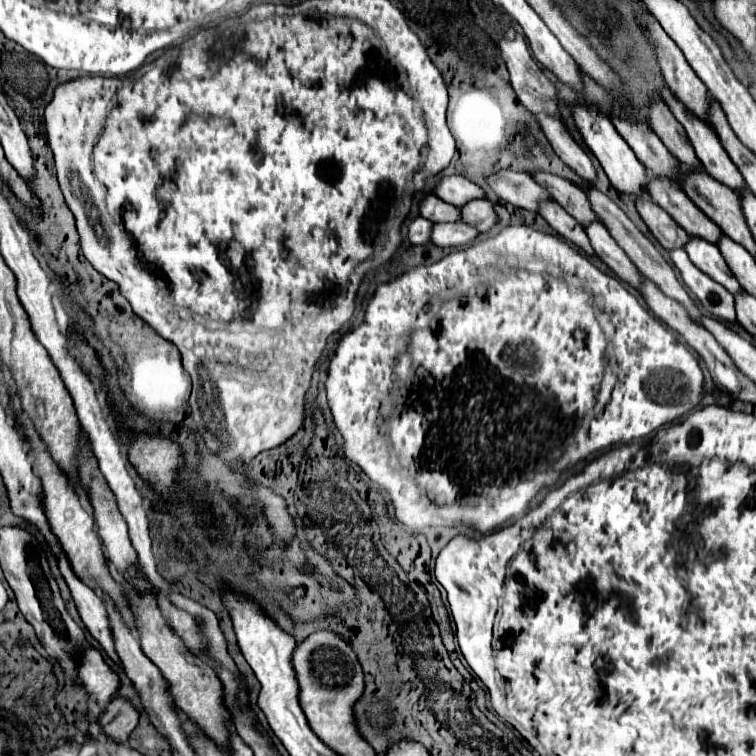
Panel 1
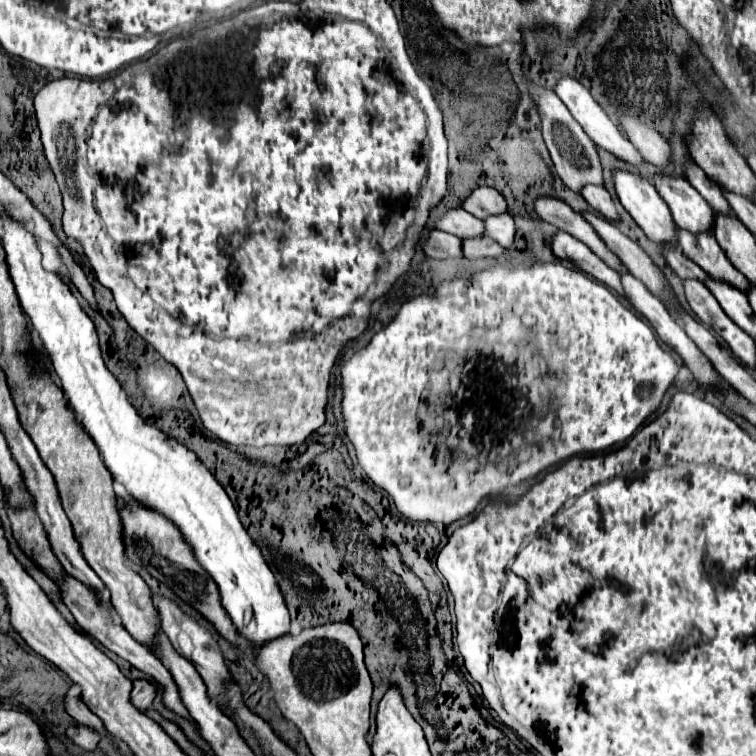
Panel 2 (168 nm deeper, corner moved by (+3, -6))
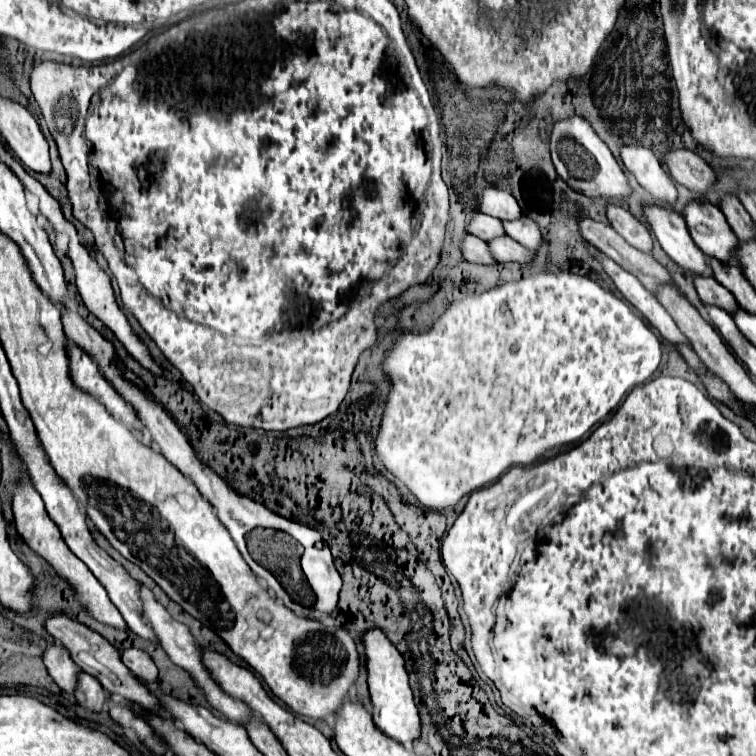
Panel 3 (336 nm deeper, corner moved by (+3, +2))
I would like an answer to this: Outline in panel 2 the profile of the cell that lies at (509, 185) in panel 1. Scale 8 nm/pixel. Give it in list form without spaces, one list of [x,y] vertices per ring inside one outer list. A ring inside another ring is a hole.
[[[539,196],[535,200],[535,212],[541,220],[557,226],[559,230],[565,230],[569,234],[573,234],[577,240],[585,242],[601,260],[605,260],[611,268],[613,264],[617,264],[617,258],[613,256],[613,252],[609,252],[605,248],[605,244],[601,244],[601,238],[597,236],[597,232],[593,232],[593,228],[589,228],[589,224],[585,222],[585,218],[581,218],[579,212],[571,210],[569,204],[565,204],[559,198],[551,198],[551,196]]]

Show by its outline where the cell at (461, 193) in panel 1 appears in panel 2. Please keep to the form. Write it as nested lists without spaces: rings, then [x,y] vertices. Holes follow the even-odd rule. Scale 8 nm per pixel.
[[[481,186],[481,188],[475,188],[463,202],[461,202],[461,208],[467,210],[469,214],[473,214],[475,218],[485,218],[485,216],[491,216],[491,214],[501,214],[507,210],[507,204],[505,204],[505,198],[495,190],[495,188],[489,188],[489,186]]]

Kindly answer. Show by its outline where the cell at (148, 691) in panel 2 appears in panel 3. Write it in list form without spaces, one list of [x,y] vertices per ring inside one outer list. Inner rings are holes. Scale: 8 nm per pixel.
[[[127,648],[127,650],[123,650],[121,660],[137,678],[143,678],[147,682],[157,680],[157,666],[155,666],[155,662],[151,660],[151,656],[145,650]]]

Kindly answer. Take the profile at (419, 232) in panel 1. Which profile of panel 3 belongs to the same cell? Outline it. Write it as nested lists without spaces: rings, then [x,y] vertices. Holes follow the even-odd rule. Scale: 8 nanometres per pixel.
[[[471,234],[465,236],[463,240],[463,256],[465,260],[475,262],[475,264],[497,264],[493,254],[489,252],[489,246],[481,238],[471,236]]]

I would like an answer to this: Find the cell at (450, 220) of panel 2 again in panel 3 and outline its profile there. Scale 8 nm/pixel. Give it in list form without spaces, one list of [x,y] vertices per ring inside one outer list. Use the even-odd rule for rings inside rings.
[[[481,212],[473,214],[473,220],[469,224],[469,232],[479,236],[485,242],[491,242],[491,240],[495,240],[499,236],[505,236],[501,220],[493,218],[493,216],[487,216],[487,214],[481,214]]]

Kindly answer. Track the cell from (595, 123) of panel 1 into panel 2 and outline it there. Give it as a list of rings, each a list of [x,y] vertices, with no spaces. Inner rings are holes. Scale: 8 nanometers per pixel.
[[[615,168],[613,170],[613,184],[615,184],[615,192],[619,196],[619,202],[633,216],[633,220],[643,228],[643,232],[647,234],[647,238],[651,238],[657,244],[665,244],[665,242],[677,244],[675,242],[675,230],[677,230],[677,226],[675,226],[673,218],[671,218],[671,212],[669,212],[667,204],[663,202],[663,198],[657,194],[655,186],[649,180],[641,178],[635,172]]]

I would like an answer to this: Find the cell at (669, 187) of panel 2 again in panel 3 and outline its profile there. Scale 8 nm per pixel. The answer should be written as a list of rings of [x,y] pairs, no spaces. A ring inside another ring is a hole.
[[[695,200],[685,208],[685,222],[693,242],[707,256],[717,258],[723,264],[731,264],[735,260],[739,240],[717,206]]]

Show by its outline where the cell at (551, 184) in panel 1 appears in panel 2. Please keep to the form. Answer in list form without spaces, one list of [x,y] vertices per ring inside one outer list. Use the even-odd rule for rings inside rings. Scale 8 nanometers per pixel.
[[[581,212],[581,216],[595,228],[595,232],[607,244],[607,248],[627,268],[633,268],[633,272],[637,272],[637,276],[641,276],[641,280],[645,280],[645,284],[649,284],[649,290],[657,292],[657,296],[661,296],[661,300],[665,302],[665,292],[661,292],[663,272],[653,264],[653,260],[607,218],[603,218],[599,214],[591,214],[591,212]]]

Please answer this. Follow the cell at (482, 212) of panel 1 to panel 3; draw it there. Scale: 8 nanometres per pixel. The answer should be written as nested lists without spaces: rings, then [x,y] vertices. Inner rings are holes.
[[[523,216],[521,220],[513,220],[513,222],[503,222],[505,232],[517,240],[519,244],[523,244],[529,250],[537,250],[543,244],[543,234],[537,226],[537,222],[533,222],[531,218]]]

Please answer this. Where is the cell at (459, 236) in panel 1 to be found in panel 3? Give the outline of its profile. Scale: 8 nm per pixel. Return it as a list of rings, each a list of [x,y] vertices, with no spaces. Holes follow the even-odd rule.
[[[501,236],[493,242],[489,242],[489,248],[499,262],[517,262],[517,264],[525,266],[535,258],[535,252],[523,248],[519,242],[515,242],[509,236]]]

